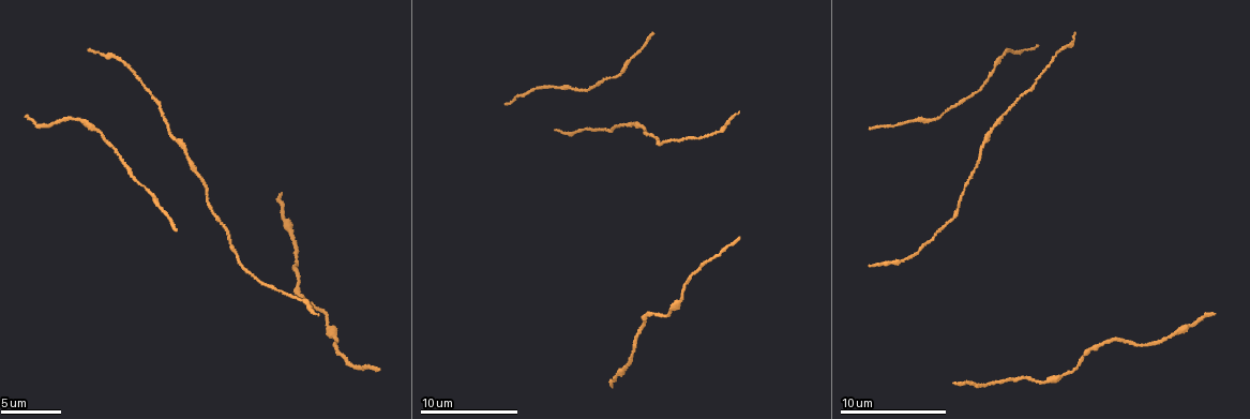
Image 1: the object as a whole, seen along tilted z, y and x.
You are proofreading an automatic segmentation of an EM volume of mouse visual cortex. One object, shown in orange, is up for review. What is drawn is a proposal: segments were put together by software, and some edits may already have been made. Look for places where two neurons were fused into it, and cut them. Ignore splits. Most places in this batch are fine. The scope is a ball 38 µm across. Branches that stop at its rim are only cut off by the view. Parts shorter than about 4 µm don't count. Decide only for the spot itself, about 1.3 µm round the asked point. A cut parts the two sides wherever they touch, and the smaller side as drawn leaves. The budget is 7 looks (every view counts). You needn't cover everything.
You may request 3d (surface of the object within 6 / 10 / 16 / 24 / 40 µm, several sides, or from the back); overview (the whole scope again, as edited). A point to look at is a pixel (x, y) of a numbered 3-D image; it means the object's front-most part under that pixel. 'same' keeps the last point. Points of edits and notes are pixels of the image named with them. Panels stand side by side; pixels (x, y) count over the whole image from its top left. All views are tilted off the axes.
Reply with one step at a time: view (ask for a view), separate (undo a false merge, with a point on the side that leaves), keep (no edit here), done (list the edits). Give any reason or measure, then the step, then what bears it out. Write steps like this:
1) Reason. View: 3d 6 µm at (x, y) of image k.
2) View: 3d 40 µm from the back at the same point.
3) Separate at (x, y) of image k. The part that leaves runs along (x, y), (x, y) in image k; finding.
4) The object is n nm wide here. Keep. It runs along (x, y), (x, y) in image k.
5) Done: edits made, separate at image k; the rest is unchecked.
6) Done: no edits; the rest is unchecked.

Thick turns thin. View: 3d 16 µm at (202, 180) of image 1.

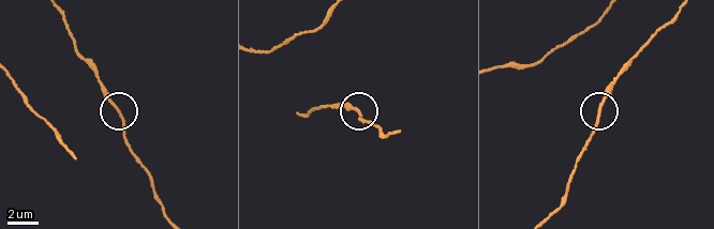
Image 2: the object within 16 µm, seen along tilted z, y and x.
View: 3d 16 µm from the back at (119, 110) of image 2.

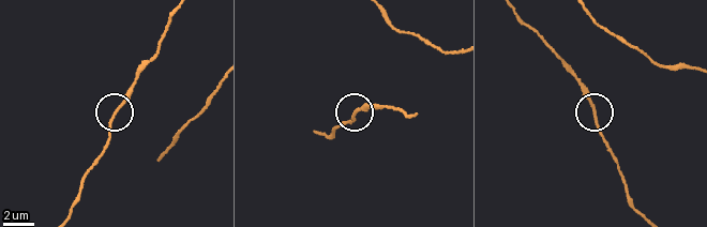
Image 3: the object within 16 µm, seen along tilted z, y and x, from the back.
Keep. It runs along (68, 212), (80, 181), (102, 151), (113, 117), (137, 82) in image 3; all the same neuron.

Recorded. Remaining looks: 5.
View: 3d 10 µm at (169, 135) of image 1.

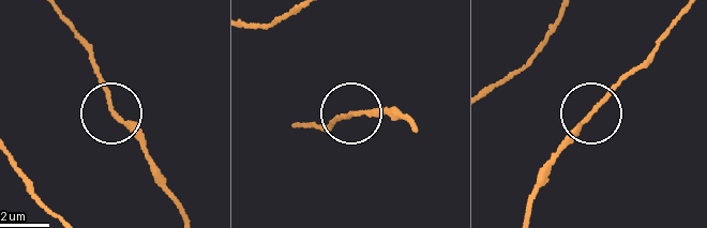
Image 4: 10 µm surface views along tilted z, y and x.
The object is 150 nm wide here. Keep. It runs along (416, 126), (386, 109), (321, 124) in image 4; continuous, no second neuron.

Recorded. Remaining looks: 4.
Sudden change in width. View: 3d 10 µm at (229, 242) of image 1.

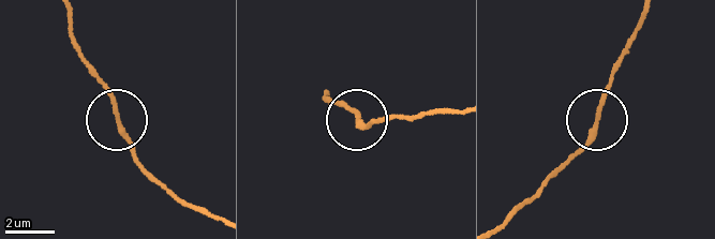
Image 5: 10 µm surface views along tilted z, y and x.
Keep. It runs along (219, 221), (176, 200), (155, 182), (112, 102), (76, 54) in image 5; continuous, no second neuron.

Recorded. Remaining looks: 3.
View: 3d 10 µm at (116, 152) of image 1.

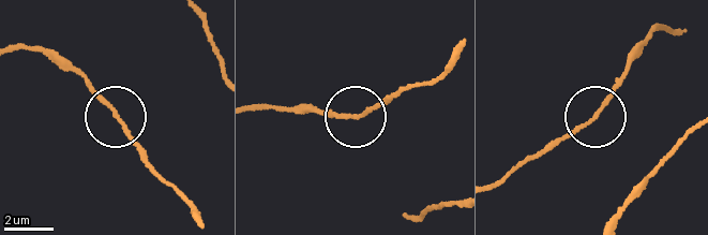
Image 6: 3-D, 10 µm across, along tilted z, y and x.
View: 3d 10 µm from the back at (591, 121) of image 6.

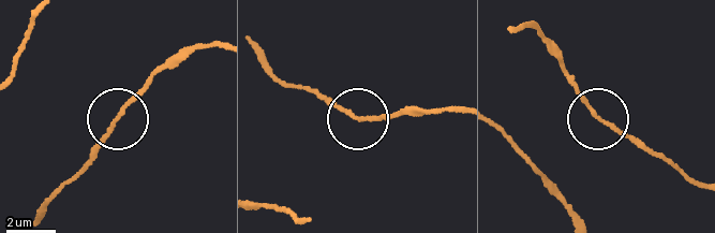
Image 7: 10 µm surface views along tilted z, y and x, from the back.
Keep. One neuron here.

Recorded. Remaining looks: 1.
Done: no edits; the rest is unchecked.

